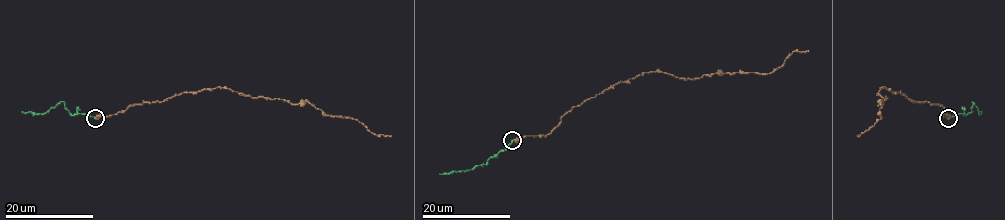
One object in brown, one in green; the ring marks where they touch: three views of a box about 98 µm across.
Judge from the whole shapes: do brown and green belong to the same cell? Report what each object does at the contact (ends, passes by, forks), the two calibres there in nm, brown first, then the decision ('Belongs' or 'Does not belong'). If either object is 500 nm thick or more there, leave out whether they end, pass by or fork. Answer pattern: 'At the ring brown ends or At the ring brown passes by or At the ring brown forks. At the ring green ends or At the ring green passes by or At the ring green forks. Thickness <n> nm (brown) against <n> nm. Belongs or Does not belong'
Thickness 500 nm (brown) against 200 nm. Belongs

